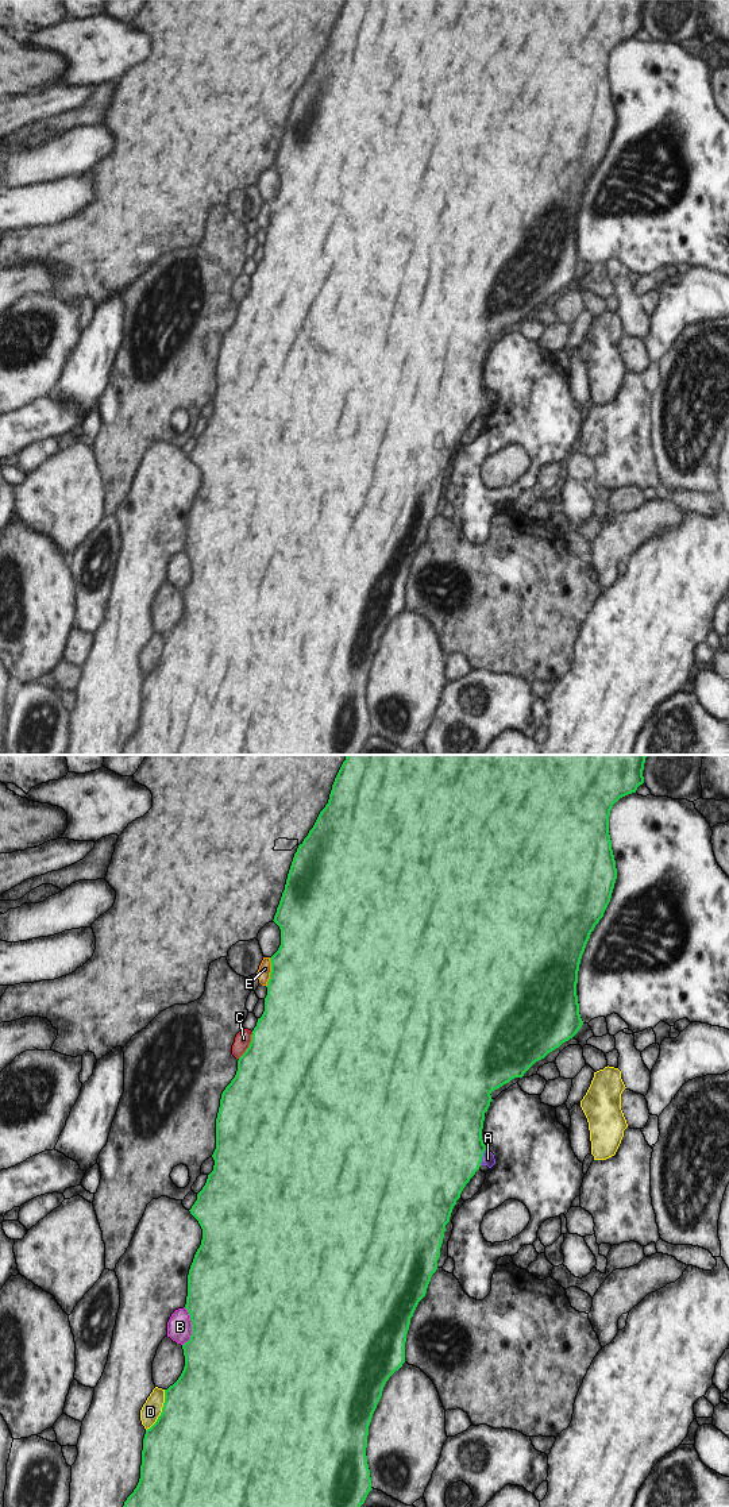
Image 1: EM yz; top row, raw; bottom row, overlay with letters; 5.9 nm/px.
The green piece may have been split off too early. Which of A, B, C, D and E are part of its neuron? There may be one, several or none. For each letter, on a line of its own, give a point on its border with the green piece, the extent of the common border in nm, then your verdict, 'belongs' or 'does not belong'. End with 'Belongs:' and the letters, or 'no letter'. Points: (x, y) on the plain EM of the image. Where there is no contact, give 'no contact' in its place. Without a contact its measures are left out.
A: yz (482, 400) | 110 nm | belongs
B: yz (192, 570) | 240 nm | does not belong
C: yz (249, 289) | 180 nm | does not belong
D: yz (162, 654) | 280 nm | does not belong
E: yz (270, 216) | 180 nm | does not belong
Belongs: A

